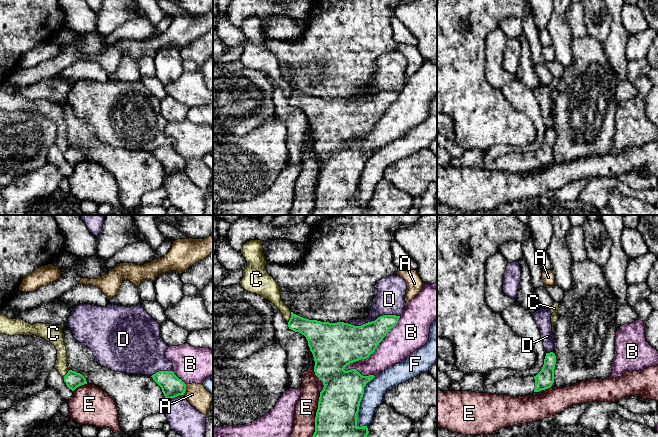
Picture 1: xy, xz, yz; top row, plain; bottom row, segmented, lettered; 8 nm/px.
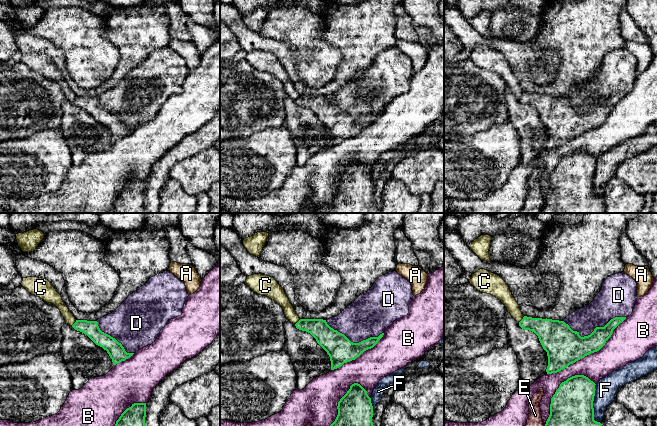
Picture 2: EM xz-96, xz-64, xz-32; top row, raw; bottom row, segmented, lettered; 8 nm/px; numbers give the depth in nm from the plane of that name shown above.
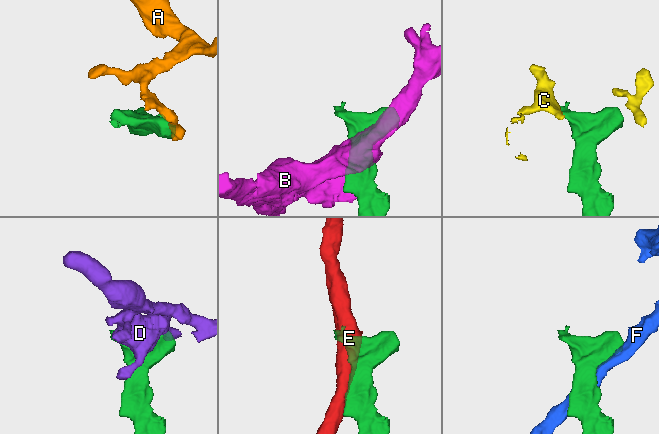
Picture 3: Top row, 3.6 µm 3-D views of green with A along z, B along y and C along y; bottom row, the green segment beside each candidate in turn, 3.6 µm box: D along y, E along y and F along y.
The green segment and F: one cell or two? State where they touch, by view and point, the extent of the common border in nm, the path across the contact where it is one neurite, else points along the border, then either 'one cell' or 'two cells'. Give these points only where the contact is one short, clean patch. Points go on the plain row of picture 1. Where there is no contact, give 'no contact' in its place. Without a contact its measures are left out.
meets green in xz at (360, 177); contact 440 nm long; two cells

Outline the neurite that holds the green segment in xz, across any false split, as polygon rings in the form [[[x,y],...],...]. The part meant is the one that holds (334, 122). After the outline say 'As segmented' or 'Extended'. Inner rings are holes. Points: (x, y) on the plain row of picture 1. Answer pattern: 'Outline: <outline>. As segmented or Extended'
Outline: [[[291,88],[289,105],[304,111],[313,130],[315,151],[323,158],[315,193],[315,208],[312,215],[365,215],[367,202],[357,201],[357,190],[364,170],[364,163],[375,152],[363,152],[356,145],[345,147],[350,139],[368,134],[391,104],[396,102],[400,92],[383,91],[375,97],[361,102],[344,98],[329,99],[309,96]]]. As segmented

